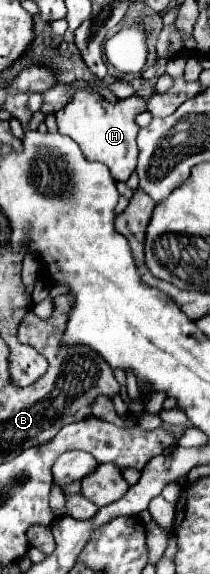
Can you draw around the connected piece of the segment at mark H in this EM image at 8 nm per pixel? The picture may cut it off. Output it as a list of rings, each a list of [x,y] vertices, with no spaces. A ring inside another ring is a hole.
[[[78,91],[74,95],[74,101],[56,113],[58,133],[62,131],[62,135],[72,137],[80,145],[88,161],[104,163],[110,169],[114,181],[128,181],[128,177],[136,167],[136,157],[138,157],[138,147],[136,147],[138,125],[134,119],[144,109],[146,109],[146,99],[140,99],[136,95],[112,105],[90,91]]]

